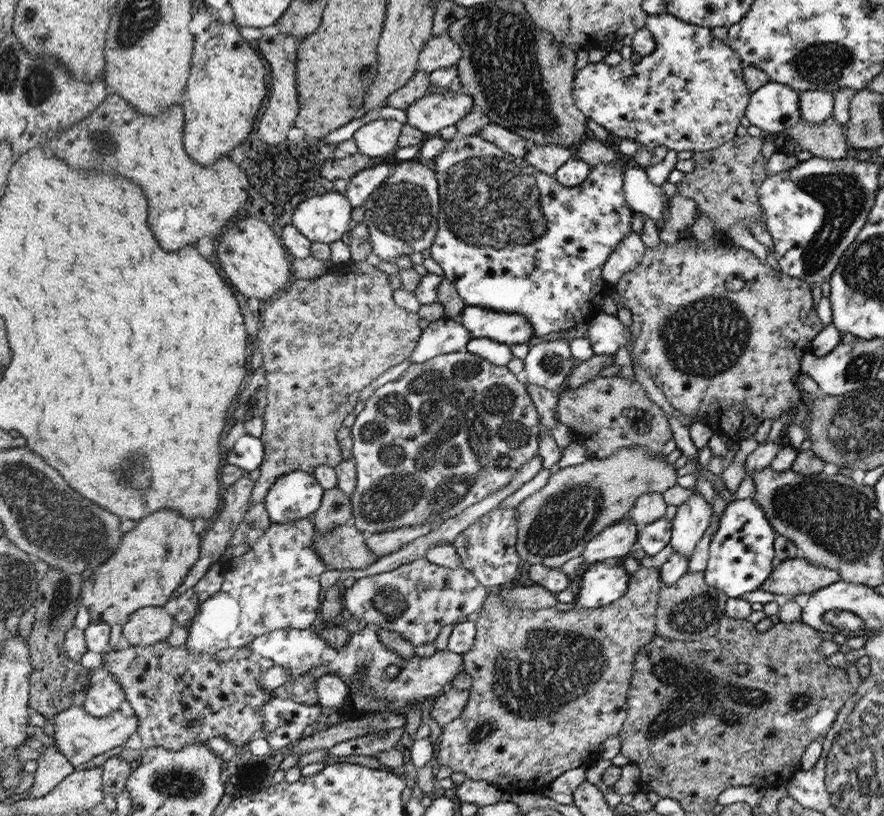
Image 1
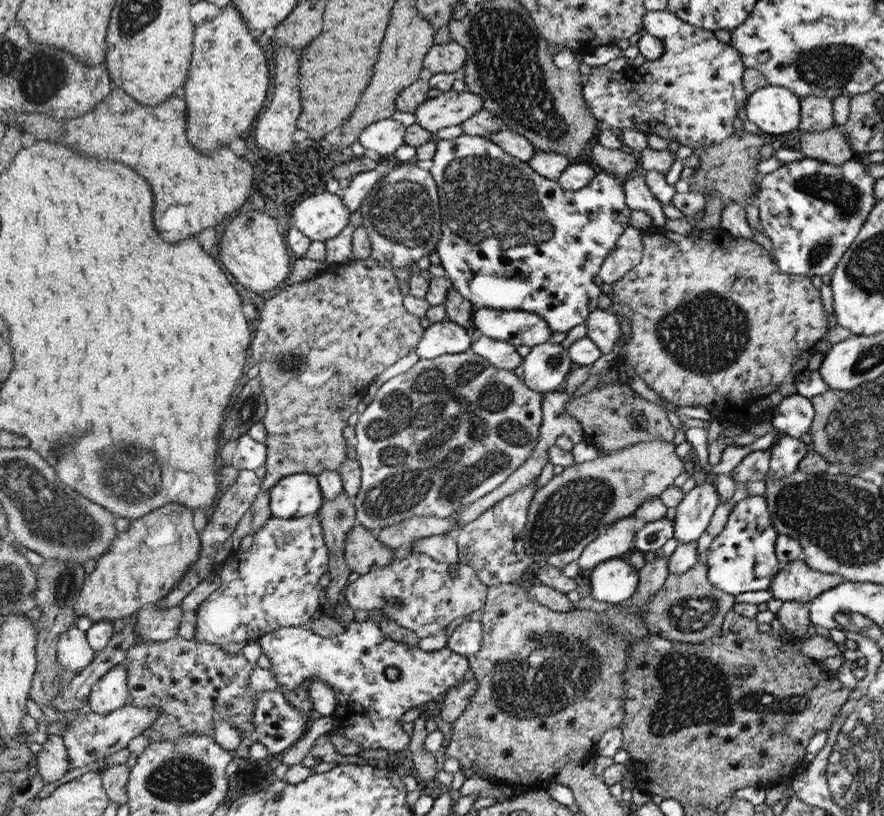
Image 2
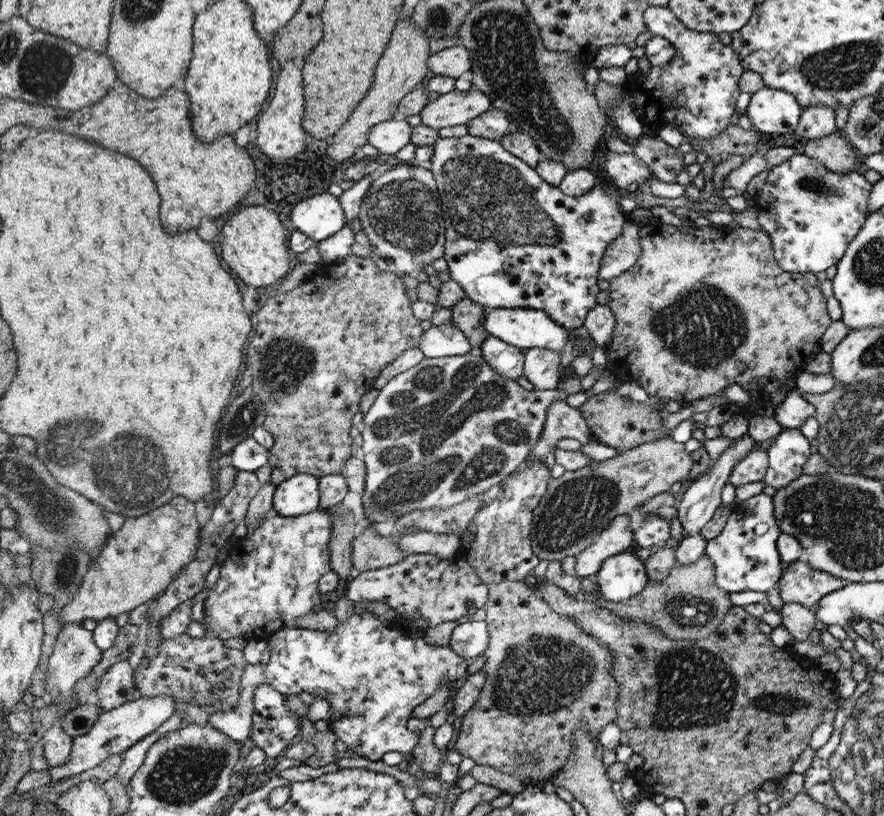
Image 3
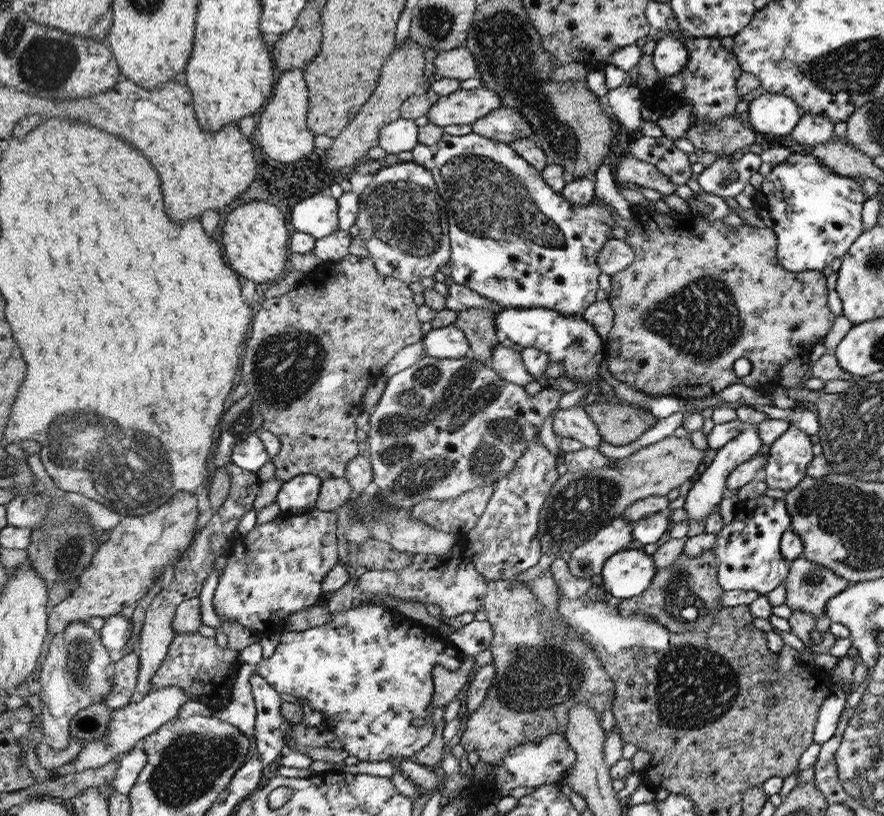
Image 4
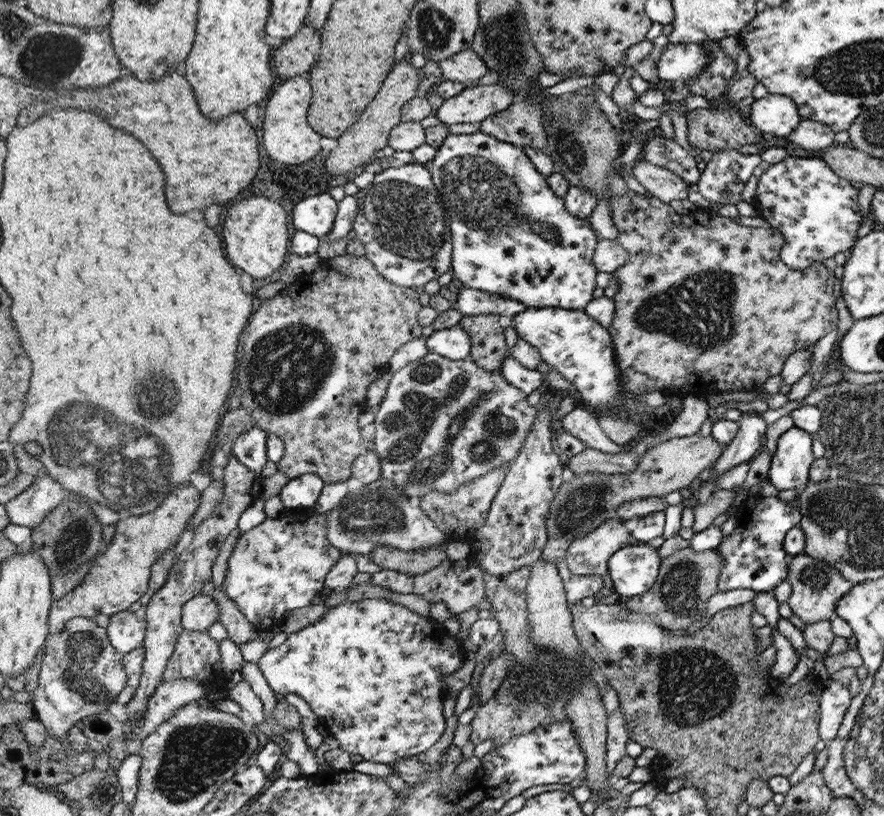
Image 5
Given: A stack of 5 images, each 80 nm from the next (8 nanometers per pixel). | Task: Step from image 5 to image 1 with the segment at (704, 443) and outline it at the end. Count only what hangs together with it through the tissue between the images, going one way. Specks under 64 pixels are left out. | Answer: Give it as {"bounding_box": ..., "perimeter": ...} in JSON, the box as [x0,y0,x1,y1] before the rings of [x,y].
{"bounding_box":[516,446,677,568],"perimeter":[[[634,446],[632,448],[622,448],[617,450],[613,455],[608,456],[608,458],[588,458],[587,461],[582,464],[565,467],[552,474],[550,476],[550,480],[548,480],[548,484],[546,484],[546,486],[544,486],[544,488],[541,490],[538,490],[536,494],[532,494],[532,496],[529,498],[524,499],[524,501],[519,504],[518,510],[516,510],[516,513],[518,513],[518,542],[516,542],[516,549],[518,549],[520,559],[530,563],[530,565],[544,565],[550,568],[560,568],[570,559],[580,557],[582,552],[585,551],[585,548],[590,543],[591,539],[595,539],[596,536],[602,531],[605,531],[607,527],[611,527],[614,523],[625,519],[629,515],[629,513],[635,507],[635,502],[638,497],[641,495],[646,495],[648,492],[654,492],[662,495],[669,491],[670,488],[673,488],[677,485],[677,470],[674,470],[672,465],[668,465],[668,463],[666,463],[666,461],[663,459],[664,456],[666,457],[666,455],[662,454],[662,452],[651,452],[651,450],[649,450],[649,448],[645,448],[645,446]]]}

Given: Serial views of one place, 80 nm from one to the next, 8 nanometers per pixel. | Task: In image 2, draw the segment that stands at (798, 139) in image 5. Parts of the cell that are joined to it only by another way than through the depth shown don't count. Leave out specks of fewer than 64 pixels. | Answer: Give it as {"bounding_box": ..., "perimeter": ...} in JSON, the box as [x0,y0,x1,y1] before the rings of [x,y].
{"bounding_box":[800,95,836,132],"perimeter":[[[810,95],[801,99],[800,132],[822,132],[836,126],[833,101],[828,97]]]}

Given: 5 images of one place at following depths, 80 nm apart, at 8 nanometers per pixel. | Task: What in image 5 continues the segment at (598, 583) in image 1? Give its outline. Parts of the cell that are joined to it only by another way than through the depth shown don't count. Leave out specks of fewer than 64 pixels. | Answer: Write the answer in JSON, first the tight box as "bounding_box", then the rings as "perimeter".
{"bounding_box":[609,542,661,597],"perimeter":[[[634,542],[622,548],[609,560],[613,590],[624,597],[648,592],[657,581],[660,565],[661,552],[646,543]]]}

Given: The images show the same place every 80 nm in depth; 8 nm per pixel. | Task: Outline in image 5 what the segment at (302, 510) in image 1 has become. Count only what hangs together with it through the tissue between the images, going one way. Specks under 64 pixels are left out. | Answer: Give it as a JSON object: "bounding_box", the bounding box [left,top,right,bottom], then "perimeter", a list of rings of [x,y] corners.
{"bounding_box":[279,475,326,510],"perimeter":[[[316,475],[290,479],[279,493],[285,510],[314,507],[326,482]]]}

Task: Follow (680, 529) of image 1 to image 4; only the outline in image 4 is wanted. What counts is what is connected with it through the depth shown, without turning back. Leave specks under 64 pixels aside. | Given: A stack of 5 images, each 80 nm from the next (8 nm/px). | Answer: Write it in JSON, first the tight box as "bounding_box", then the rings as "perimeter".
{"bounding_box":[684,424,762,521],"perimeter":[[[749,424],[747,427],[736,437],[734,440],[727,442],[726,445],[717,450],[715,458],[712,463],[702,473],[700,479],[692,484],[688,496],[686,496],[686,504],[684,504],[684,510],[688,512],[688,519],[690,521],[702,521],[706,519],[712,511],[716,511],[718,504],[722,500],[722,496],[726,492],[726,481],[732,475],[732,472],[736,470],[739,464],[745,463],[748,459],[752,459],[753,456],[760,450],[762,439],[756,430],[755,424]]]}

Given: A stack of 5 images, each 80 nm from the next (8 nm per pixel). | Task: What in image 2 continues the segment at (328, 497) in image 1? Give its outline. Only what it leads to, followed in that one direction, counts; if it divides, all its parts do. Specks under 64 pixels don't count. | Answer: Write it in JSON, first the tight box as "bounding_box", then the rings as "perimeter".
{"bounding_box":[317,493,357,602],"perimeter":[[[346,493],[338,498],[323,502],[317,513],[322,520],[326,546],[329,548],[329,574],[331,583],[327,586],[327,600],[337,602],[338,597],[349,584],[348,576],[351,570],[347,567],[344,558],[346,533],[357,525],[355,508],[348,502]]]}

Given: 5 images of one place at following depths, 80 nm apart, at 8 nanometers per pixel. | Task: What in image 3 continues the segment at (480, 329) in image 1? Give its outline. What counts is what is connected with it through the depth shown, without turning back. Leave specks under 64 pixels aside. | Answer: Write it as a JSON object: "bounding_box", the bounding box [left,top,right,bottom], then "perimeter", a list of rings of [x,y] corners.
{"bounding_box":[484,308,570,354],"perimeter":[[[521,308],[486,310],[484,325],[490,335],[517,346],[519,349],[549,348],[560,354],[564,350],[570,331],[563,326],[558,326],[543,310]]]}

